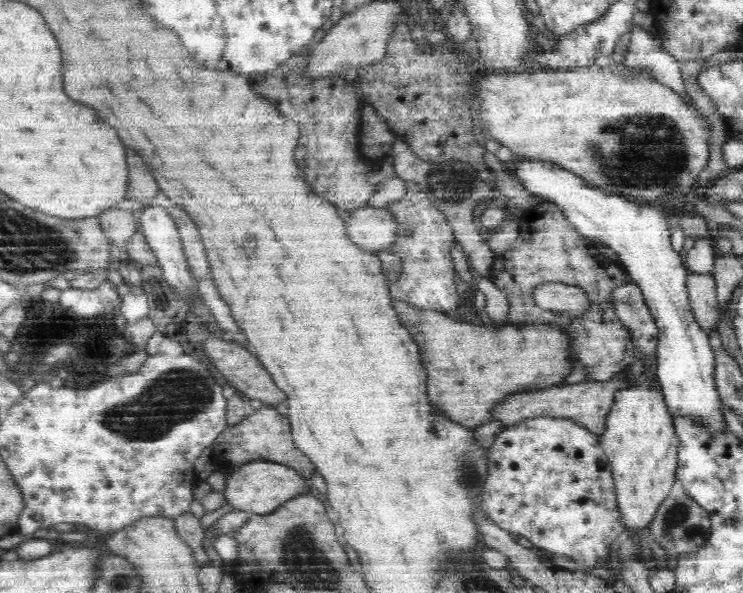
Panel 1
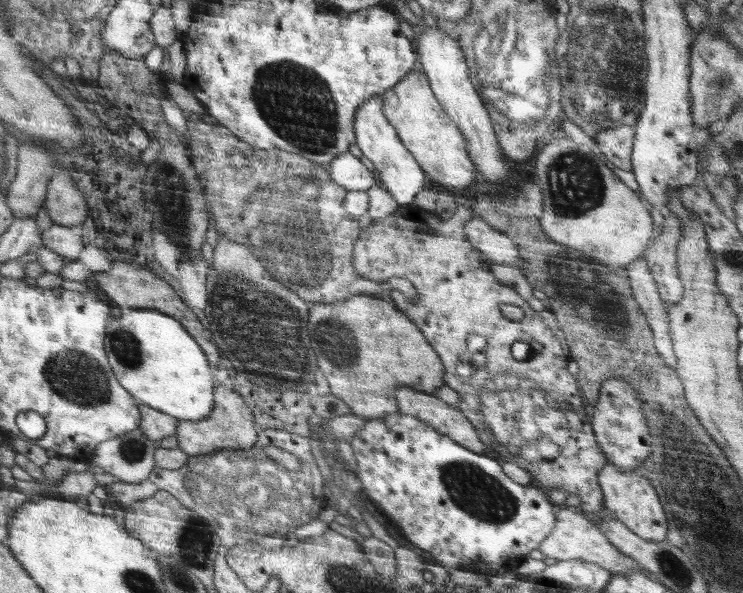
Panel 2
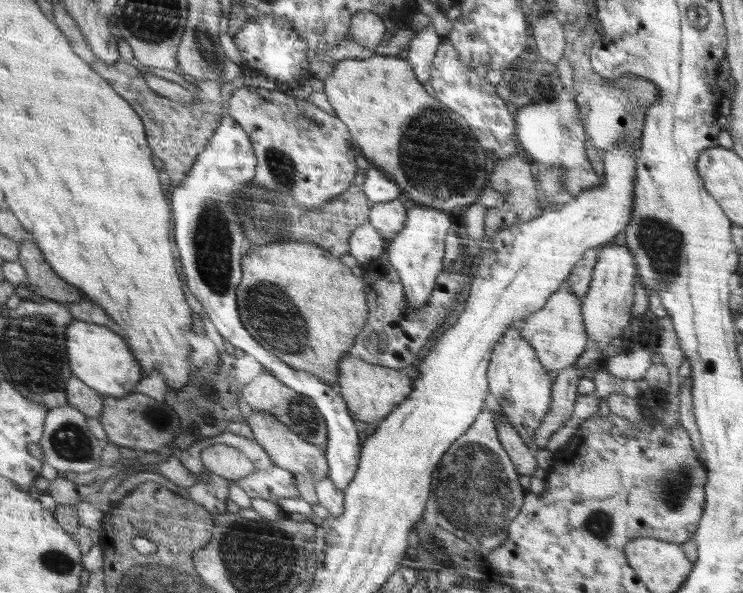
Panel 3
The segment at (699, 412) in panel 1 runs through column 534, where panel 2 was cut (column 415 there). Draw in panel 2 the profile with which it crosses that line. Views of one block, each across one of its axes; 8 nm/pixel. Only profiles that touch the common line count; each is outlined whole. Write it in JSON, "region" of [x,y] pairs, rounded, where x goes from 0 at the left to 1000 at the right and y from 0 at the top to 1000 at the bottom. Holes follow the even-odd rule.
{"region":[[[511,160],[506,169],[495,169],[483,179],[478,197],[479,246],[489,261],[497,266],[511,293],[515,315],[532,334],[534,342],[552,346],[571,317],[569,282],[560,273],[557,261],[542,245],[536,221],[521,204],[515,191],[515,167]]]}

